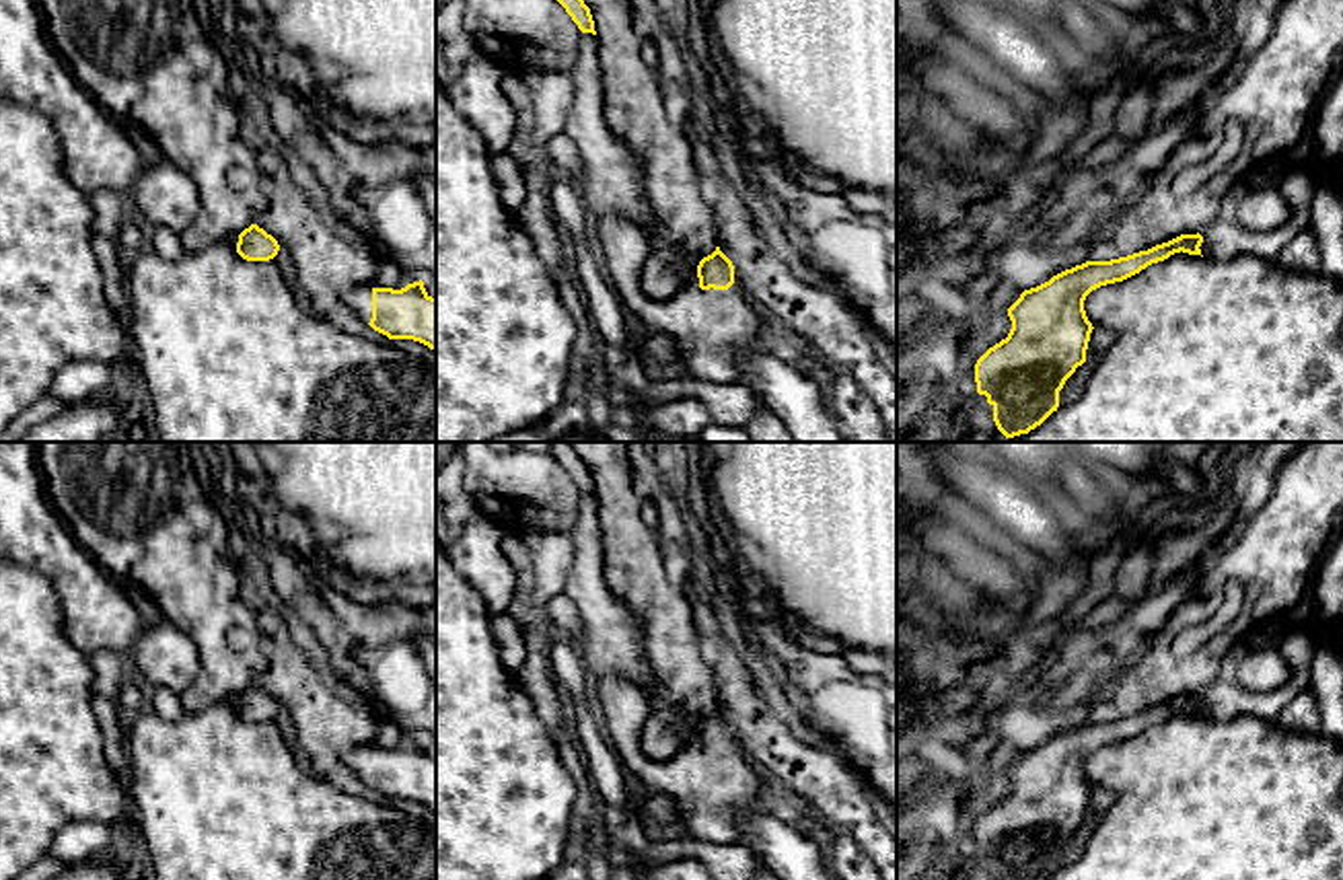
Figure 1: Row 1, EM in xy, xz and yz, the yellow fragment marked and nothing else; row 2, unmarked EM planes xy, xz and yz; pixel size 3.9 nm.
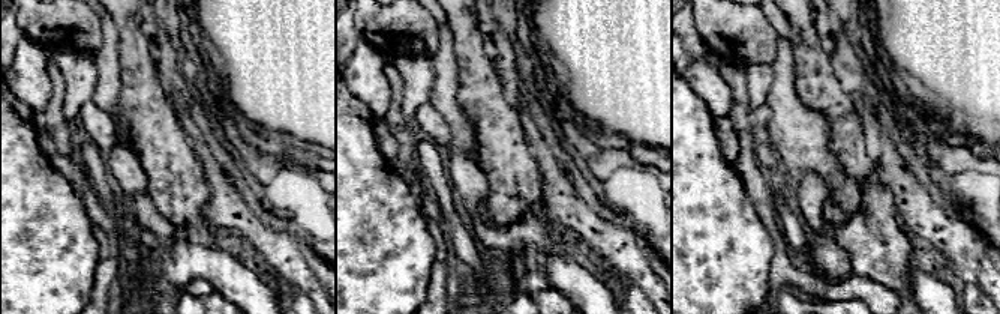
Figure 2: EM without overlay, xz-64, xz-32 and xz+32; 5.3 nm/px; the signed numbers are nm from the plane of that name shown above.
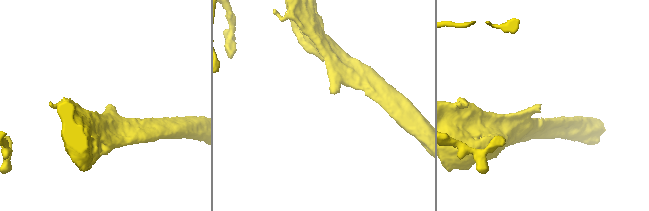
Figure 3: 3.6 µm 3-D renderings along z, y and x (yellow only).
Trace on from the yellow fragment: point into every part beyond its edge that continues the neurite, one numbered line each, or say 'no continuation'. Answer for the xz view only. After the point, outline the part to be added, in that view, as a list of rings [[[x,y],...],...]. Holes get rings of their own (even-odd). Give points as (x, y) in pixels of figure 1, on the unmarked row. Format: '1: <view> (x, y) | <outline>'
1: xz (712, 788) | [[[621,676],[590,681],[603,730],[627,775],[670,794],[683,814],[685,831],[712,843],[740,843],[736,816],[759,808],[763,783],[751,761],[734,746],[701,750],[693,736],[668,761],[652,761],[642,750],[642,730],[650,716],[646,691]]]

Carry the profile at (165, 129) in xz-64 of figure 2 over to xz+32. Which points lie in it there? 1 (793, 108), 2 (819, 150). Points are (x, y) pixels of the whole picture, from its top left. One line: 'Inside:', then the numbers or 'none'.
Inside: none

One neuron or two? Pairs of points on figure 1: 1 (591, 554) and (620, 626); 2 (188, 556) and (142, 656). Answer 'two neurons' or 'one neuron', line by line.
1: one neuron
2: two neurons

